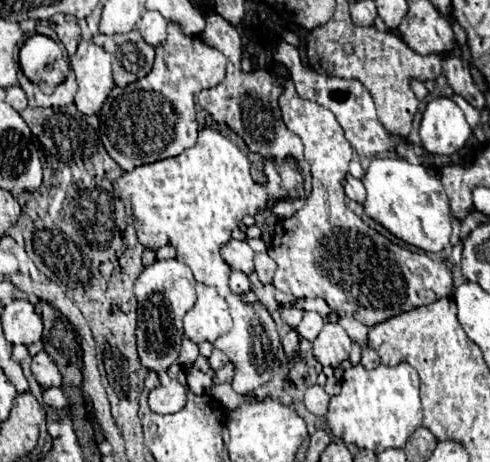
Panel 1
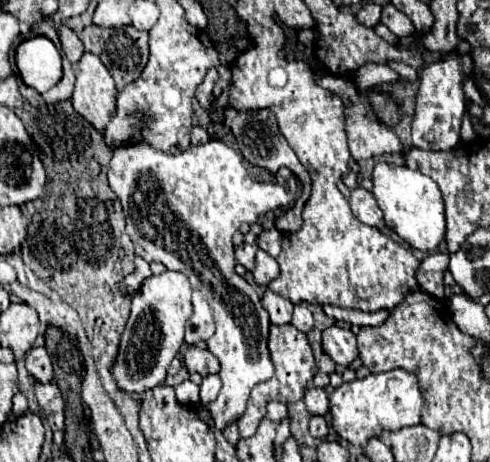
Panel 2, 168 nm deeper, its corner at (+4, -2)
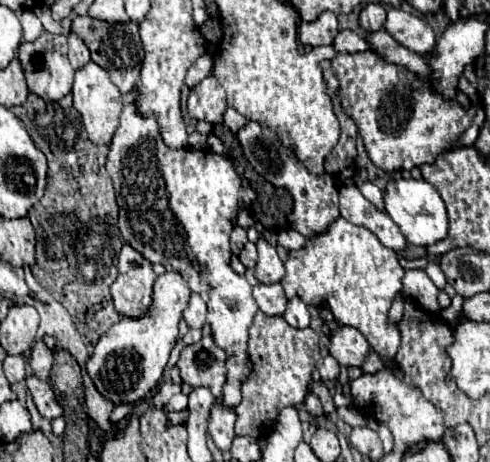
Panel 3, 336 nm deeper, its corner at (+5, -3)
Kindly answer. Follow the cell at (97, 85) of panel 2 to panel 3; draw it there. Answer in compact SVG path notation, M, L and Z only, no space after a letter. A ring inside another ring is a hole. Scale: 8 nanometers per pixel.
M90 61L86 67L76 71L72 93L74 93L74 109L82 115L82 123L86 127L88 139L94 145L110 145L122 113L122 95L118 87L110 81L108 73L102 67L98 67L94 61Z

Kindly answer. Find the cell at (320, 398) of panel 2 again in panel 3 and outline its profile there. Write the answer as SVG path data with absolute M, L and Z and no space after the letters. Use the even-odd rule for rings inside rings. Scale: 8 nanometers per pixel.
M310 393L310 395L308 395L308 399L306 399L306 403L304 403L304 411L308 411L308 413L310 413L310 415L314 415L314 417L324 415L322 405L320 405L320 399L318 399L314 393Z

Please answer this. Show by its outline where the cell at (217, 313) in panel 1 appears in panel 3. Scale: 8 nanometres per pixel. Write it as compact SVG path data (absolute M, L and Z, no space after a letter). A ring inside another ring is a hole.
M190 295L190 301L184 309L184 319L188 323L188 327L192 329L202 329L206 323L206 303L202 301L200 295Z

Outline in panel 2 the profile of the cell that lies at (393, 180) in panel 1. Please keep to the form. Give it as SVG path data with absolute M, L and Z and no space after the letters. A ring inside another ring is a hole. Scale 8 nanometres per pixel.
M379 162L373 168L373 196L383 210L385 226L397 232L411 248L421 252L433 252L445 238L445 208L437 182L429 176L409 170L407 166L395 166Z

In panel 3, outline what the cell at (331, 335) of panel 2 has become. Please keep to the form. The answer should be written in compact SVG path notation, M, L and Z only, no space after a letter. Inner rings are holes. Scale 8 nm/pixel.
M342 325L330 337L330 355L344 367L348 365L362 367L368 351L370 351L370 343L354 327Z

